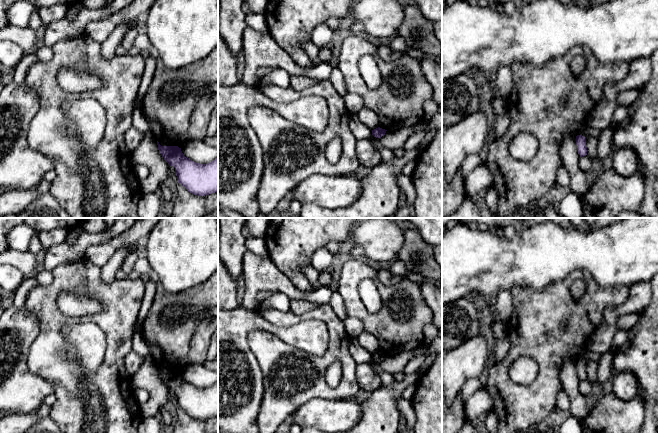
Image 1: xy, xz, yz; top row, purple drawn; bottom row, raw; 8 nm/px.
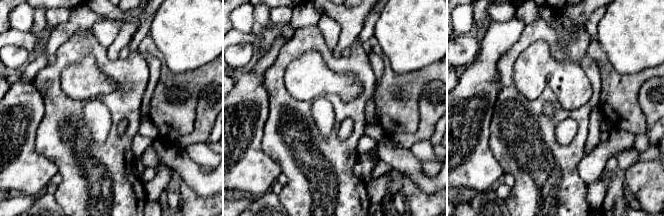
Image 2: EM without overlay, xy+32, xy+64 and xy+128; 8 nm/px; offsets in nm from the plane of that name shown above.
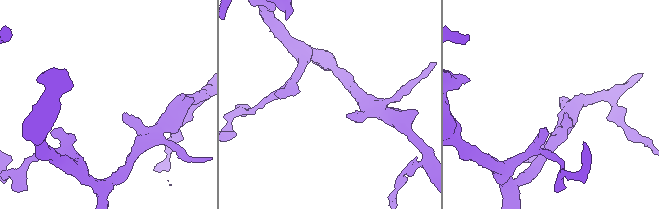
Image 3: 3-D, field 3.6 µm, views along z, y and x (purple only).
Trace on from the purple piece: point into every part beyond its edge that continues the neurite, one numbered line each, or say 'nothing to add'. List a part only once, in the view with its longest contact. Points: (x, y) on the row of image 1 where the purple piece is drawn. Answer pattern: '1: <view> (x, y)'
nothing to add

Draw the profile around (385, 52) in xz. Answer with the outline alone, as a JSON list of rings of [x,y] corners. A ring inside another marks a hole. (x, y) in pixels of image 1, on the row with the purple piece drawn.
[[[382,44],[382,45],[378,46],[377,48],[378,48],[379,57],[386,62],[392,62],[392,61],[397,60],[400,57],[404,56],[403,52],[392,50],[388,46],[388,44]]]

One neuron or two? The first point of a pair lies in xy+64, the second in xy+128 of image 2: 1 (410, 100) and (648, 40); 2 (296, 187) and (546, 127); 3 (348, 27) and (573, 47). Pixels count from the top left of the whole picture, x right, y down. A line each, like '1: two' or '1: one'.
1: two
2: one
3: two

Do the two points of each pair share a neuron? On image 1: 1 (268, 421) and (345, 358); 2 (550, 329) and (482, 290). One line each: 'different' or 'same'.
1: same
2: different

